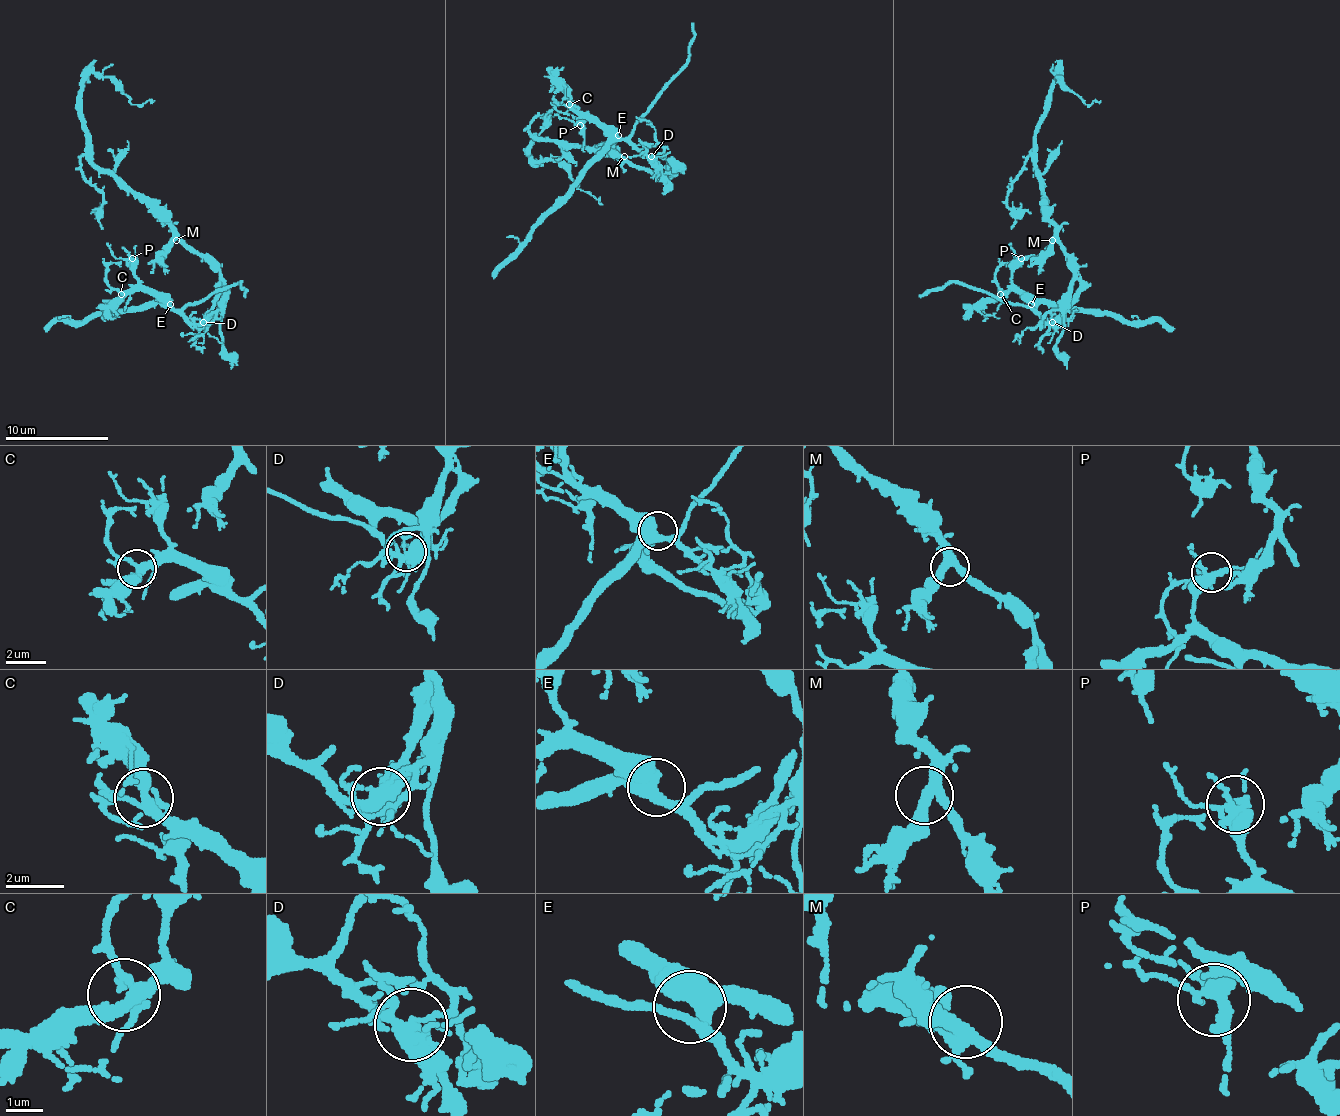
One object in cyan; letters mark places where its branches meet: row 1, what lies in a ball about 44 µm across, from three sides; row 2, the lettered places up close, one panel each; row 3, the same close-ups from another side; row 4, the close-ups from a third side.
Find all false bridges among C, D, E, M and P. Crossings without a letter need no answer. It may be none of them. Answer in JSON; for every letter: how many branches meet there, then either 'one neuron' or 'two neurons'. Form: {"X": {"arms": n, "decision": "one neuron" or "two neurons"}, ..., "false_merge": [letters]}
{"C": {"arms": 4, "decision": "one neuron"}, "D": {"arms": 6, "decision": "two neurons"}, "E": {"arms": 2, "decision": "one neuron"}, "M": {"arms": 3, "decision": "one neuron"}, "P": {"arms": 4, "decision": "one neuron"}, "false_merge": ["D"]}

